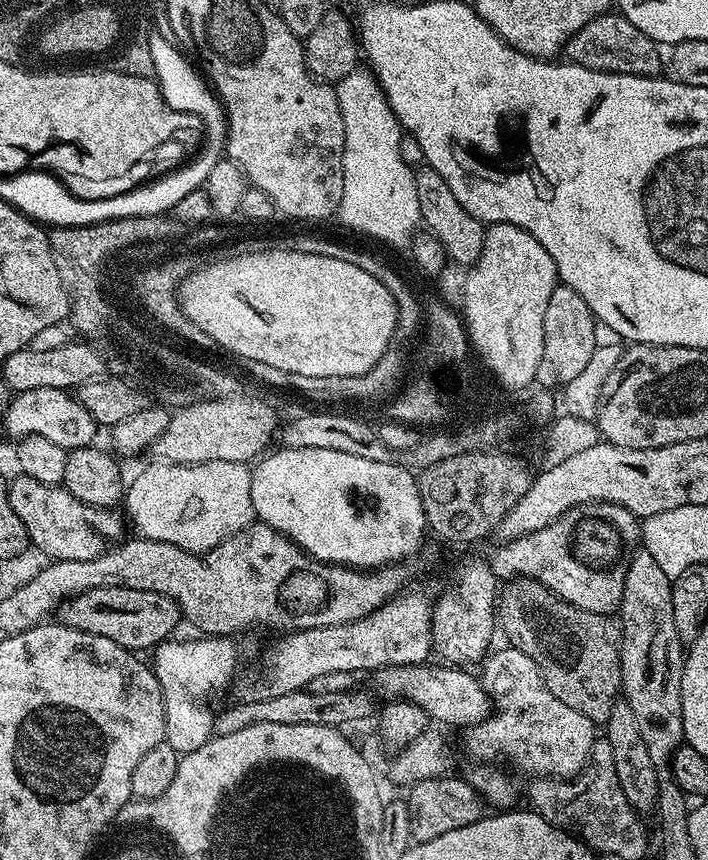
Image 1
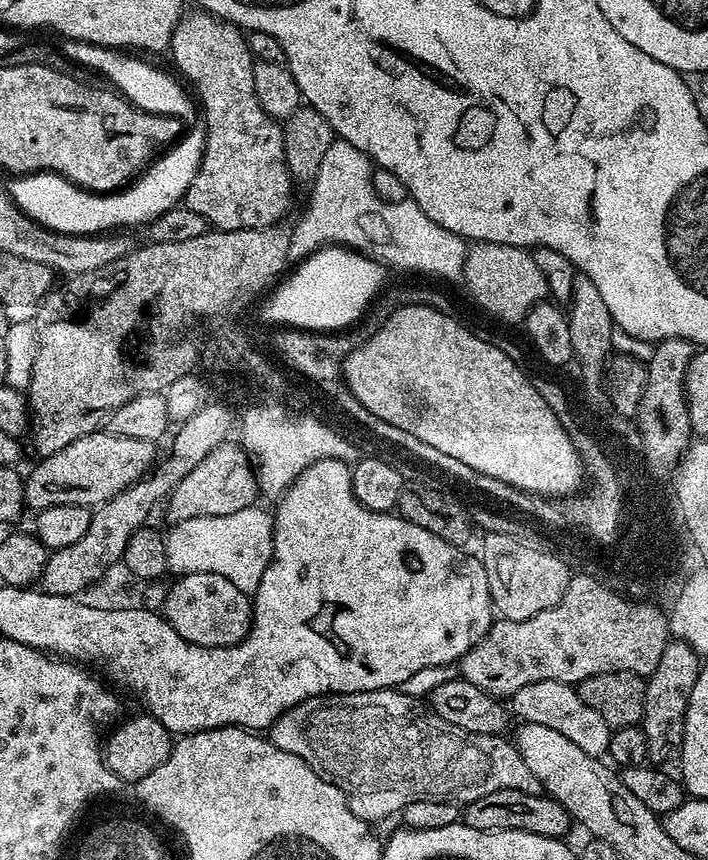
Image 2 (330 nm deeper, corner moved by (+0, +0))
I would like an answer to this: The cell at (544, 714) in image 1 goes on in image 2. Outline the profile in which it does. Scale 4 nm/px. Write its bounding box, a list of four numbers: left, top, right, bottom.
[510,680,614,757]

